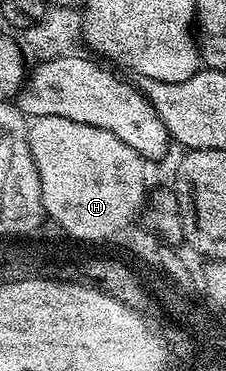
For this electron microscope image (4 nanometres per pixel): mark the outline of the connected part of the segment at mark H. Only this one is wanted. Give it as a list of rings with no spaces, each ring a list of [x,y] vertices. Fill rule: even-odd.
[[[39,116],[30,125],[30,149],[40,174],[44,211],[53,212],[66,228],[78,236],[104,236],[112,232],[130,219],[134,208],[148,200],[147,161],[136,154],[132,146],[120,142],[116,134],[108,134],[108,130],[84,126],[84,122],[72,122],[68,118]]]

